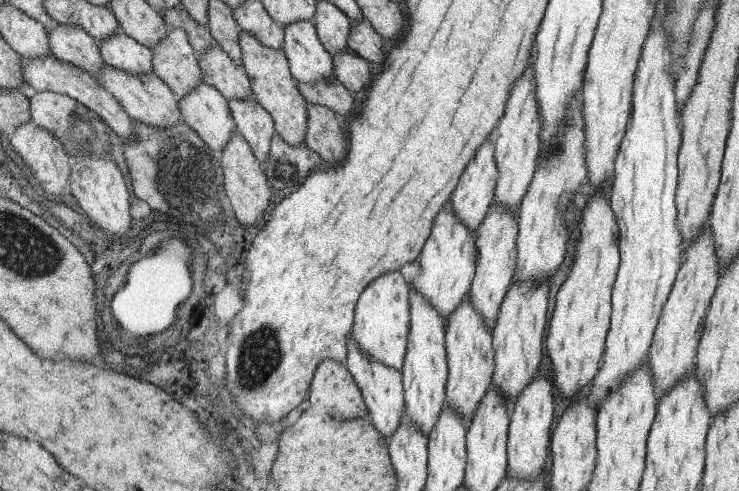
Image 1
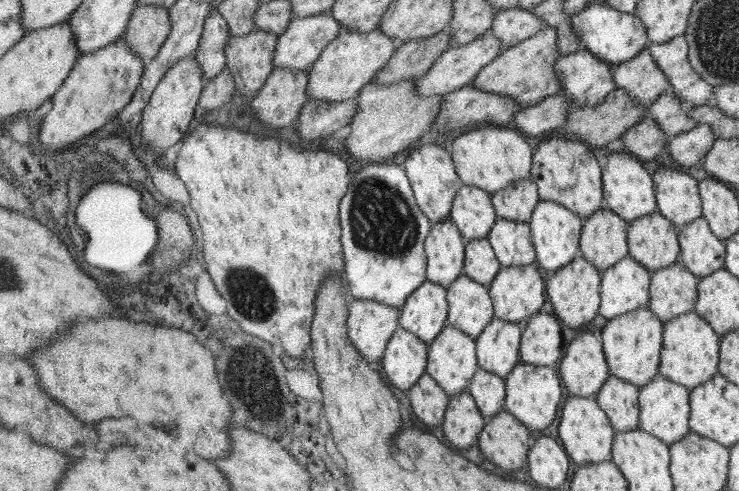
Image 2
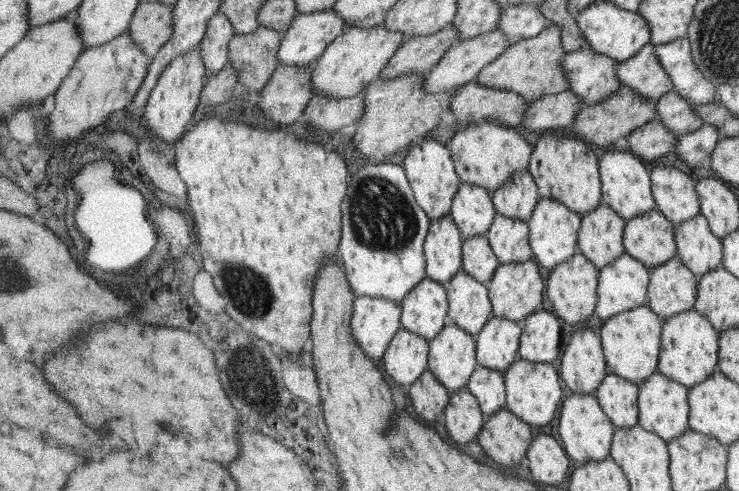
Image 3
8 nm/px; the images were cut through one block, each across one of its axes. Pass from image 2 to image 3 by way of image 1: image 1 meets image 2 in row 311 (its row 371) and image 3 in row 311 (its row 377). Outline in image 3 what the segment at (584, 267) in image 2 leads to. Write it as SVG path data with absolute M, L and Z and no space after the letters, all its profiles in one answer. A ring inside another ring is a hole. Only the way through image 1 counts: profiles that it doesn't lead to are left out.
M576 254L566 262L559 264L547 272L547 294L550 303L549 308L560 316L566 324L580 324L588 321L588 318L596 311L597 291L599 287L599 270L588 258L582 254Z

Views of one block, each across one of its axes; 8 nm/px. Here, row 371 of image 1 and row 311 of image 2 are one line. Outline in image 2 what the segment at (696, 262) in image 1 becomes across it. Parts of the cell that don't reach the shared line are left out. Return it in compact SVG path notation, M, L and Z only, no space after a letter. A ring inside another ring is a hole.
M682 260L654 274L651 285L651 304L648 308L664 322L676 316L694 312L699 290L698 278L686 268Z

